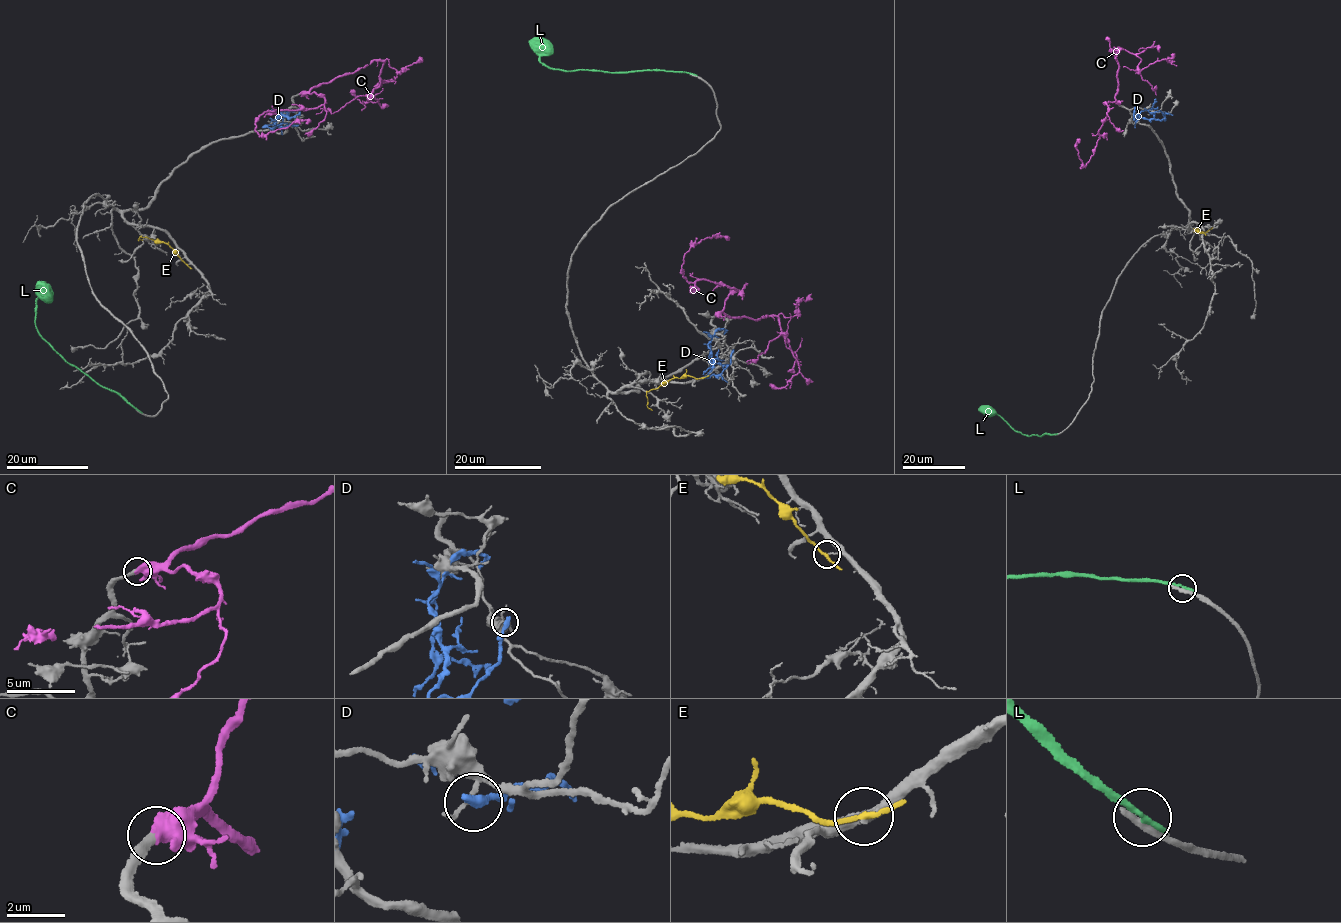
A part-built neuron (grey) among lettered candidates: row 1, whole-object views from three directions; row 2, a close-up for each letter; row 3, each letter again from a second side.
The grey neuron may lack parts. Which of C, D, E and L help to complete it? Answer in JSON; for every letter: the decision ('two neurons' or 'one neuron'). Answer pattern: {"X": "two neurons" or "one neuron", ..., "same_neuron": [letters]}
{"C": "one neuron", "D": "two neurons", "E": "two neurons", "L": "two neurons", "same_neuron": ["C"]}

